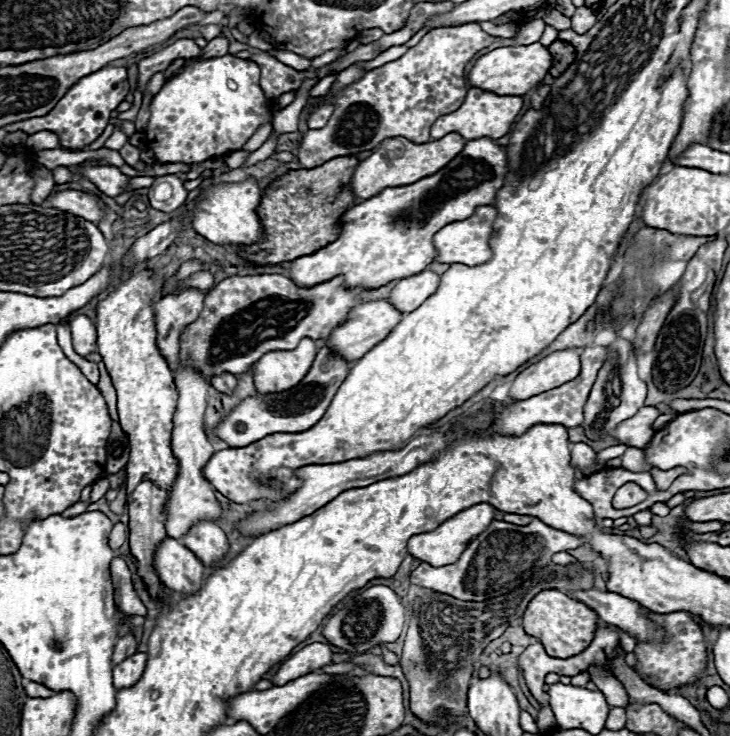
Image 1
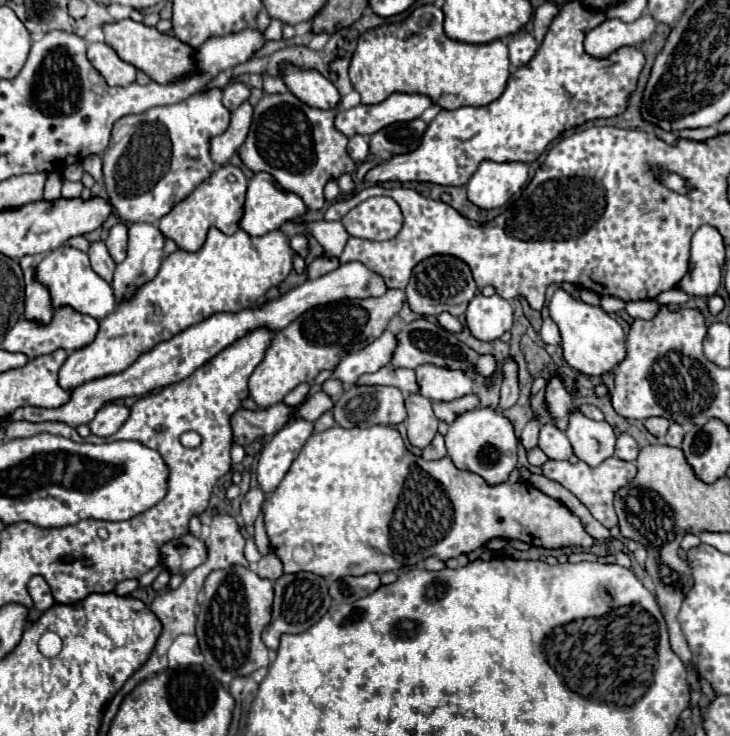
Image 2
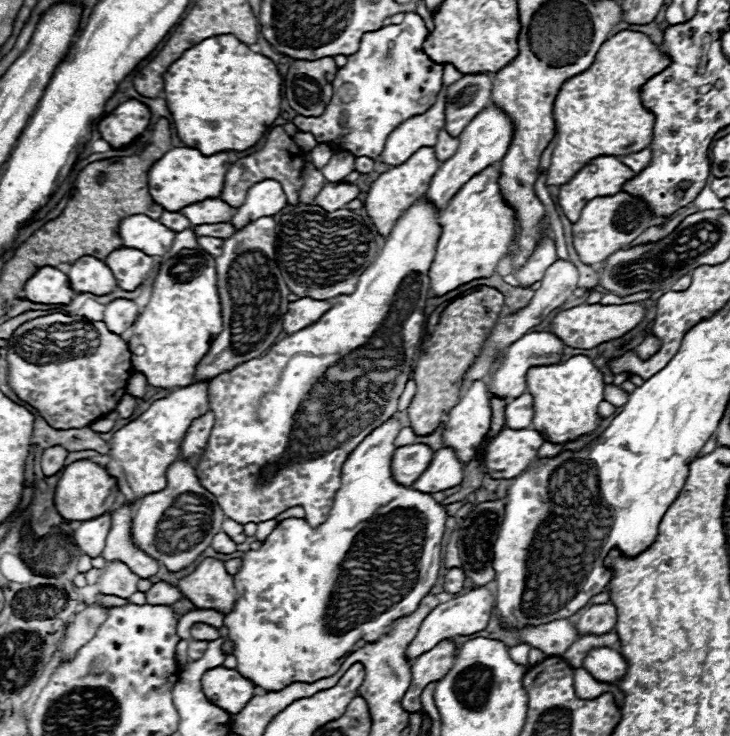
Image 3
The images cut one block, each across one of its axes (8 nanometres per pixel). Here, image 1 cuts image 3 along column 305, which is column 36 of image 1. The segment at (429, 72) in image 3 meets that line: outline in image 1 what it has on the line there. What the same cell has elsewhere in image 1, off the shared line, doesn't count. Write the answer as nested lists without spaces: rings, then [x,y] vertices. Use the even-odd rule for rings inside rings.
[[[104,66],[84,78],[80,78],[66,94],[64,98],[54,106],[54,110],[46,116],[38,116],[38,118],[28,118],[22,122],[14,122],[4,126],[8,132],[16,132],[16,130],[24,130],[28,134],[40,132],[40,130],[50,130],[56,132],[60,136],[60,146],[64,148],[84,148],[90,142],[94,142],[102,130],[106,128],[108,120],[110,120],[110,112],[118,108],[118,104],[126,98],[130,90],[128,84],[128,74],[126,68],[116,68],[116,66]]]

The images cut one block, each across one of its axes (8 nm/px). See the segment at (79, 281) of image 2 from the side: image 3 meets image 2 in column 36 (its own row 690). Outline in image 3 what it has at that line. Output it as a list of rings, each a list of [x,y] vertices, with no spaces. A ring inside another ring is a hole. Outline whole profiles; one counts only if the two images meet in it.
[[[396,418],[386,420],[382,426],[378,426],[368,438],[364,438],[364,442],[360,442],[360,446],[348,456],[348,460],[342,466],[342,484],[340,490],[336,492],[332,510],[328,514],[328,518],[312,528],[304,518],[288,518],[282,520],[274,532],[264,540],[264,546],[260,550],[248,550],[242,554],[242,568],[232,576],[234,578],[234,586],[236,586],[236,606],[234,610],[224,618],[224,626],[228,628],[228,638],[234,642],[234,656],[238,660],[236,670],[240,670],[240,674],[244,674],[244,678],[252,678],[252,682],[256,682],[256,686],[264,688],[266,692],[278,692],[294,682],[316,682],[320,678],[328,678],[332,676],[340,666],[344,656],[348,656],[352,650],[364,646],[366,642],[374,642],[380,636],[386,634],[386,630],[390,628],[390,624],[410,612],[414,612],[420,604],[420,600],[432,590],[432,586],[438,580],[438,570],[440,570],[440,562],[442,562],[442,536],[444,536],[444,524],[446,524],[446,508],[442,504],[438,504],[430,494],[406,488],[398,482],[394,482],[392,472],[390,472],[390,460],[392,460],[392,452],[396,450],[394,446],[394,438],[398,436],[398,432],[402,430],[402,422]]]

